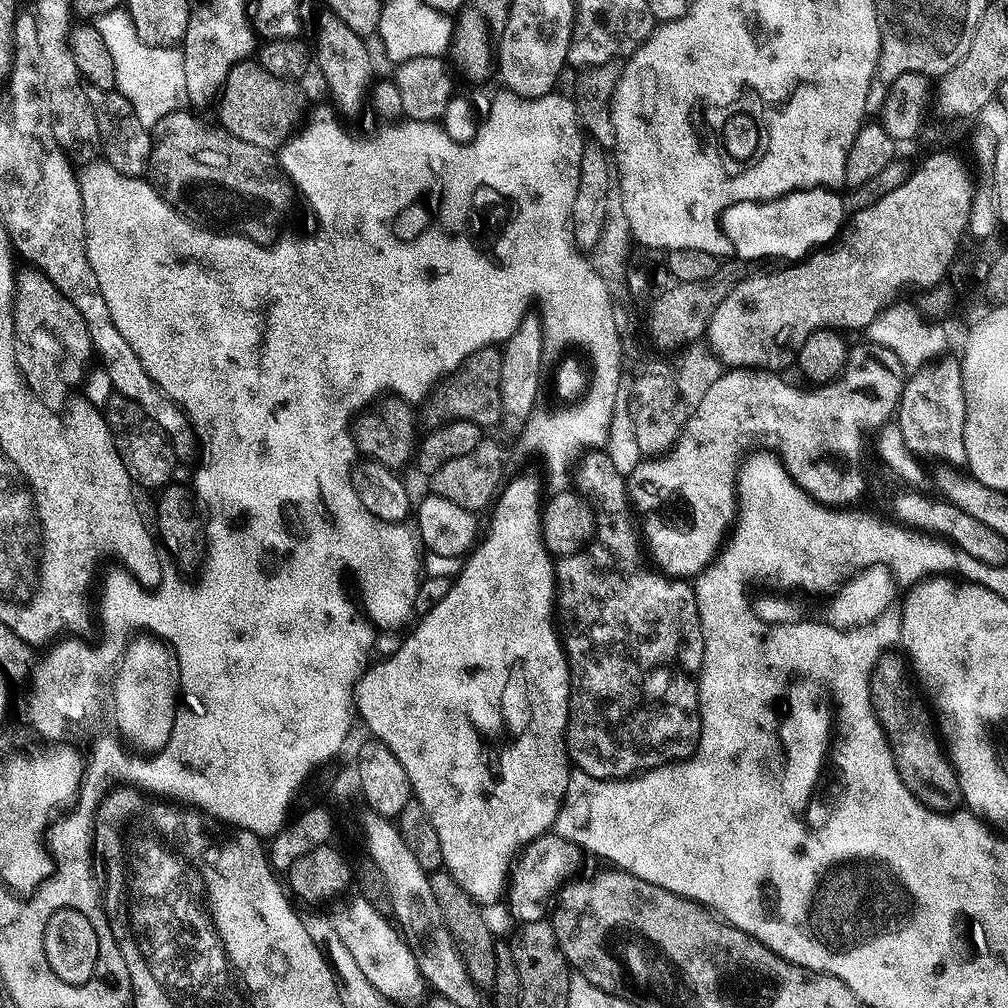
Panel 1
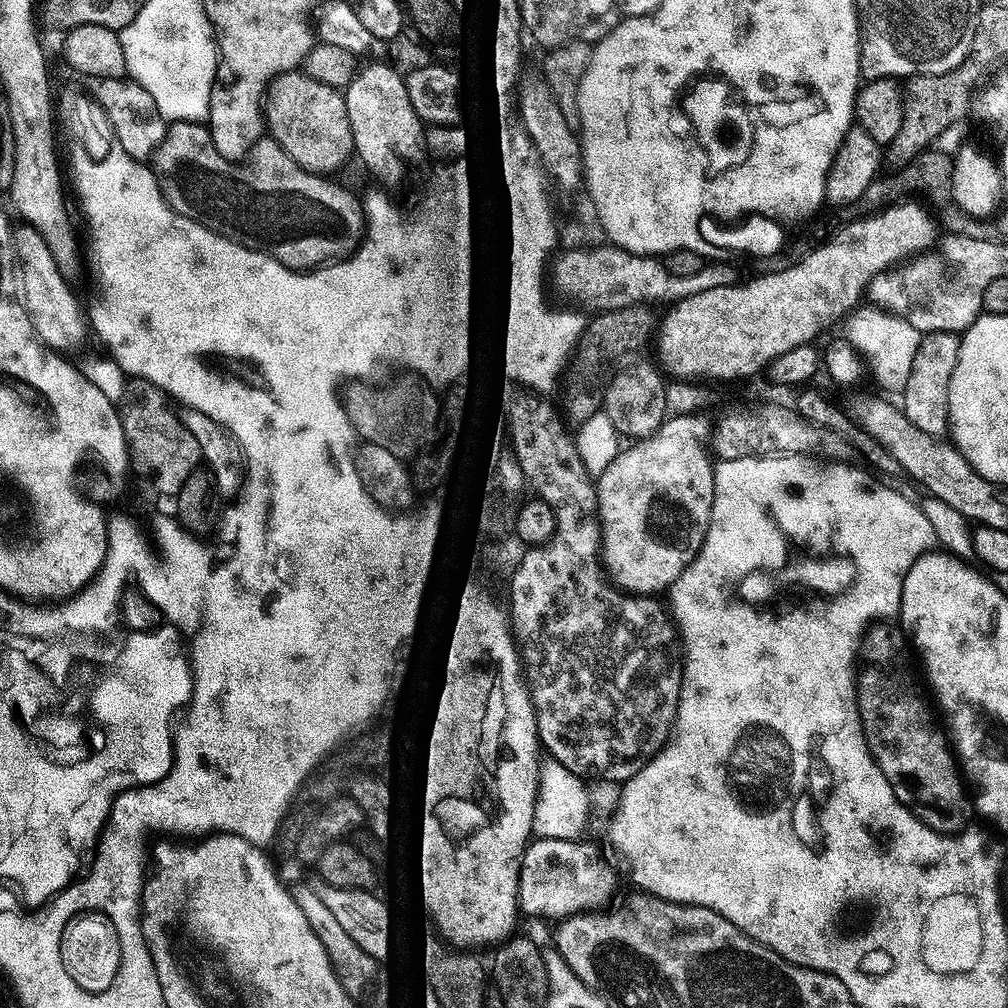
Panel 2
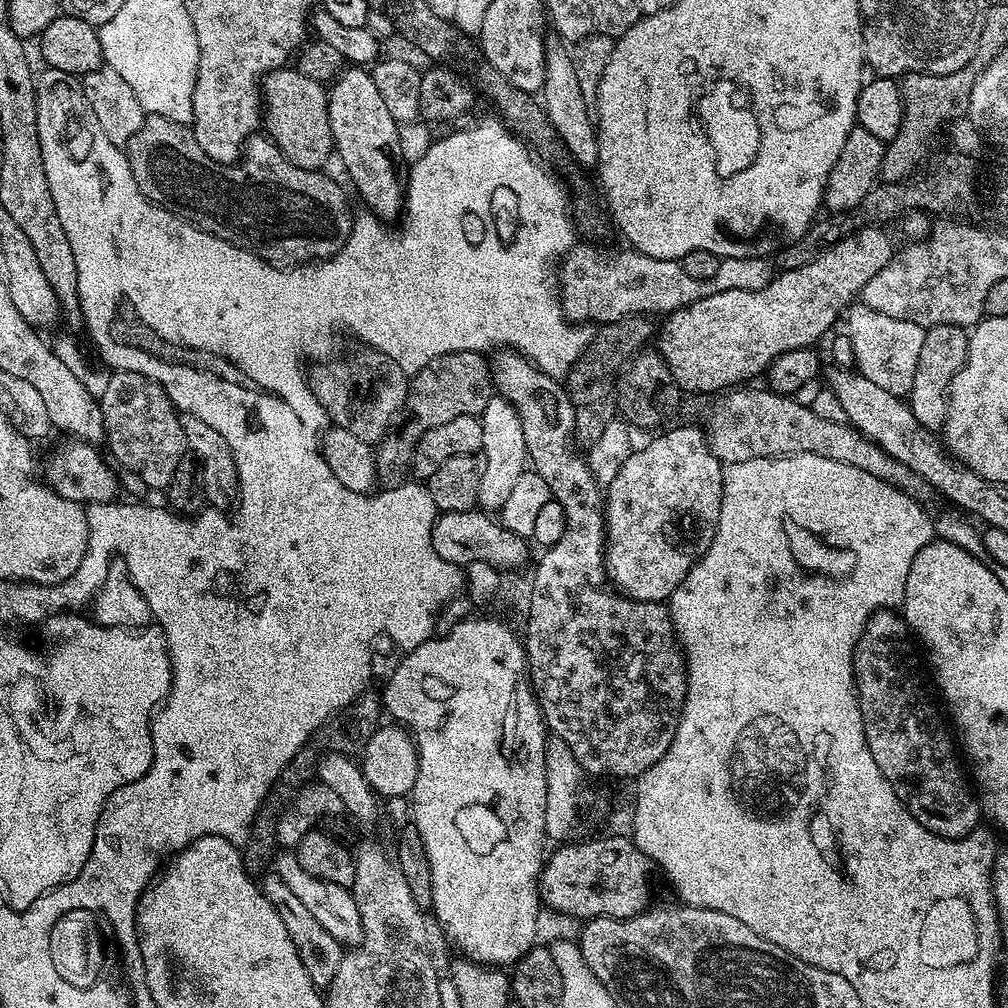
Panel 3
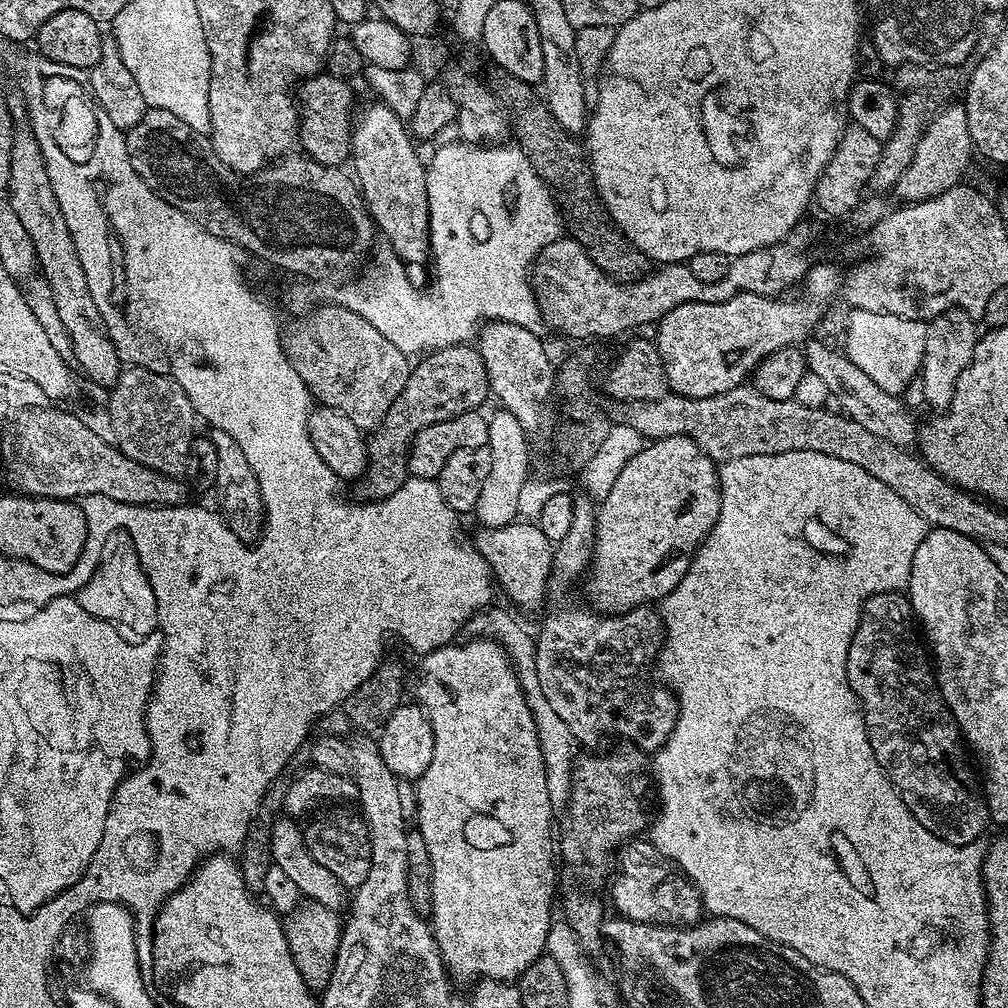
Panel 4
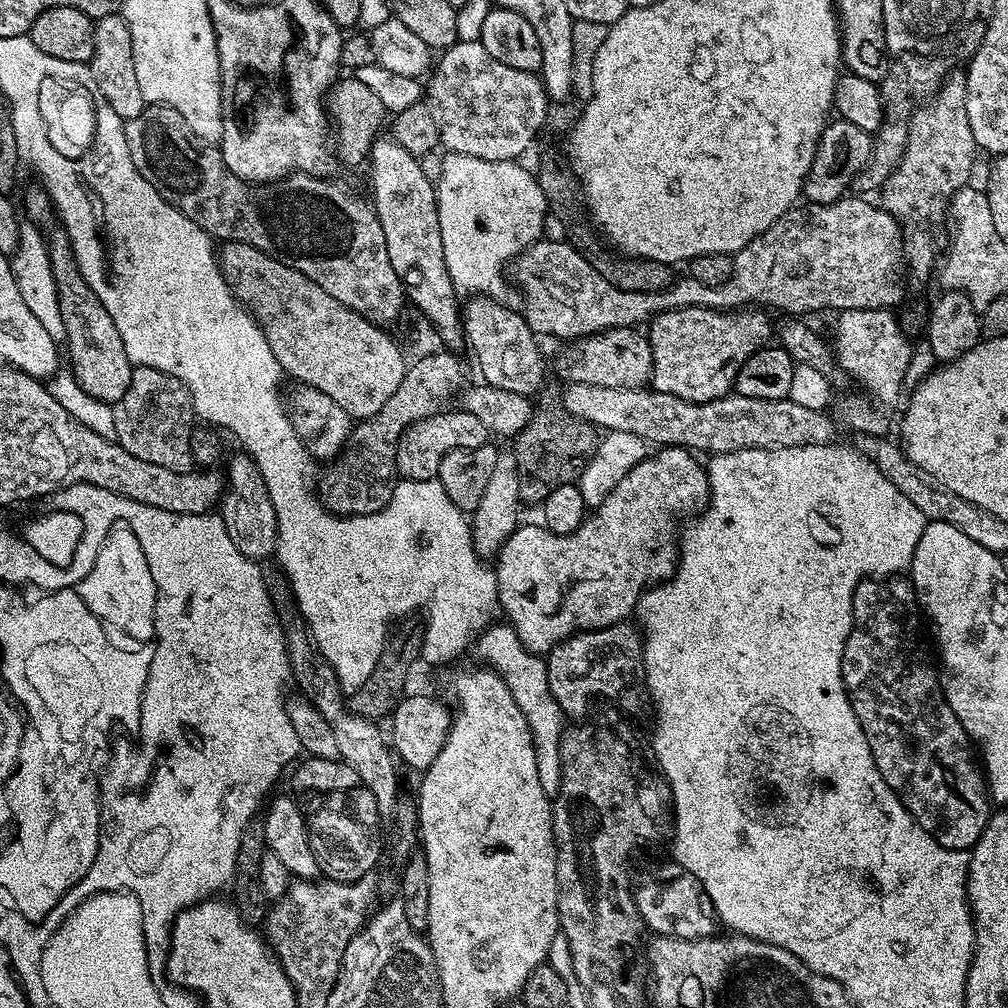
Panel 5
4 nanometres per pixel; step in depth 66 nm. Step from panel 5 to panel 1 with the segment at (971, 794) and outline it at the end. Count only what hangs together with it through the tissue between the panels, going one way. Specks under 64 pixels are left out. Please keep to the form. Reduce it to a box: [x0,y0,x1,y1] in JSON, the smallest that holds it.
[869,650,962,814]

